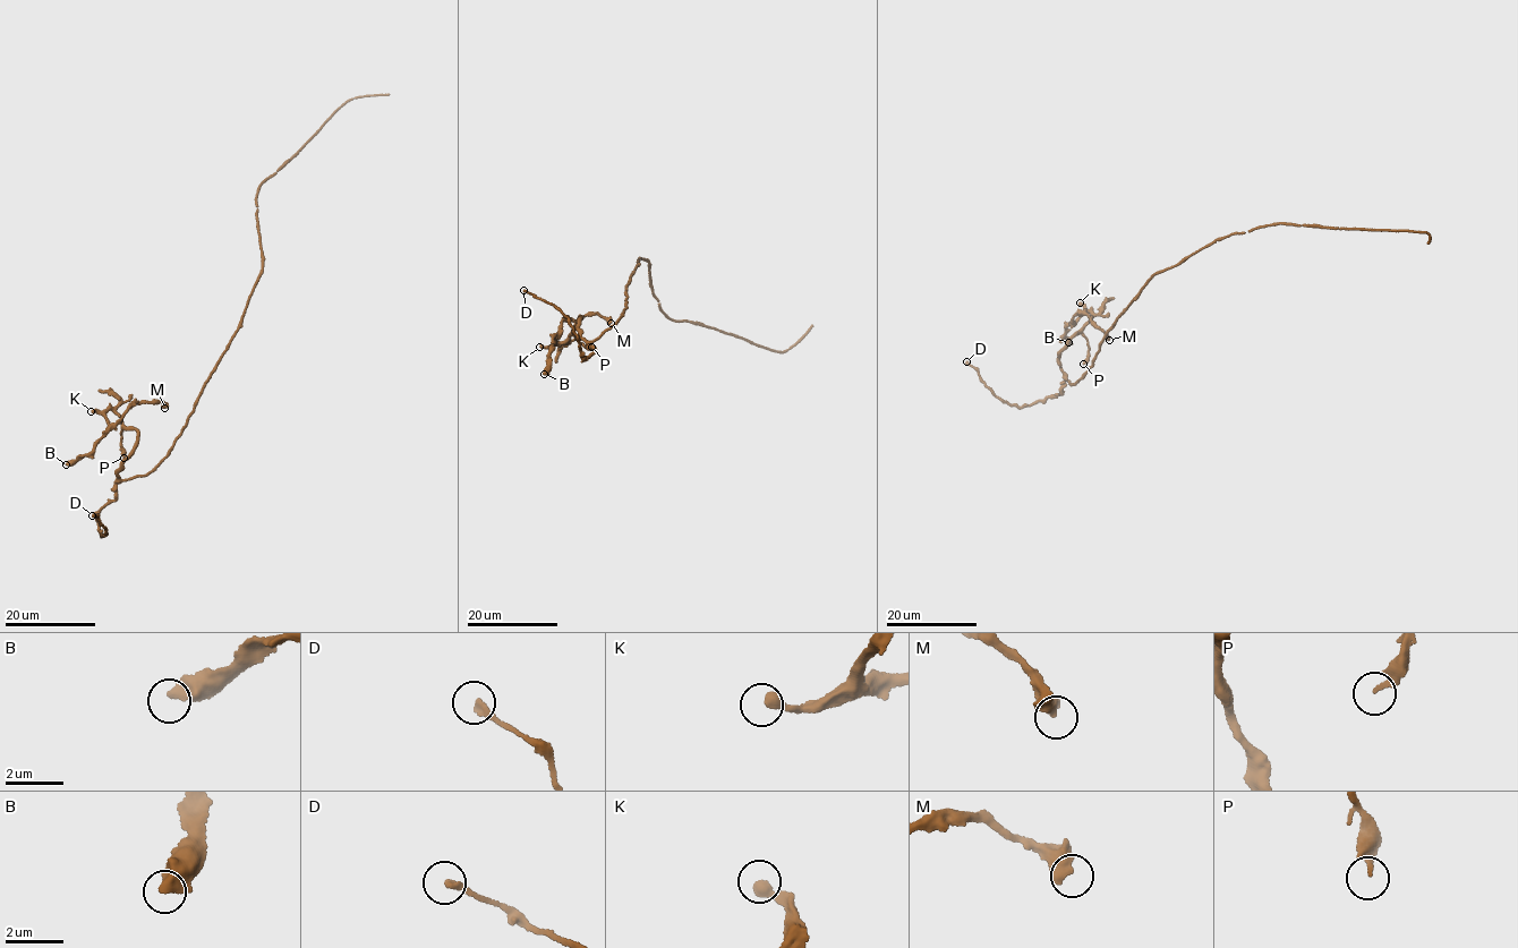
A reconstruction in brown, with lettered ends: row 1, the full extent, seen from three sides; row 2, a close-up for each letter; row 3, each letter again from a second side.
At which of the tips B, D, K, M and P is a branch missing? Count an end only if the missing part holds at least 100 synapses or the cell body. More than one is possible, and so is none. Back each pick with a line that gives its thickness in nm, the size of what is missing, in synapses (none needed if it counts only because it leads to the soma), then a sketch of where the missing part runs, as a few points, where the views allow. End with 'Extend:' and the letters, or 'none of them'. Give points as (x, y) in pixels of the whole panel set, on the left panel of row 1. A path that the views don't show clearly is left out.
Extend: none of them

